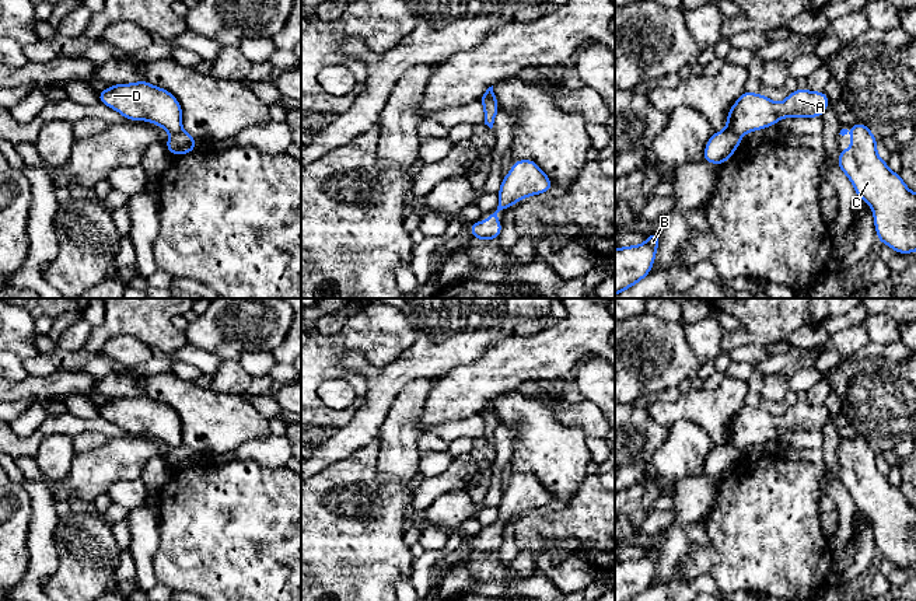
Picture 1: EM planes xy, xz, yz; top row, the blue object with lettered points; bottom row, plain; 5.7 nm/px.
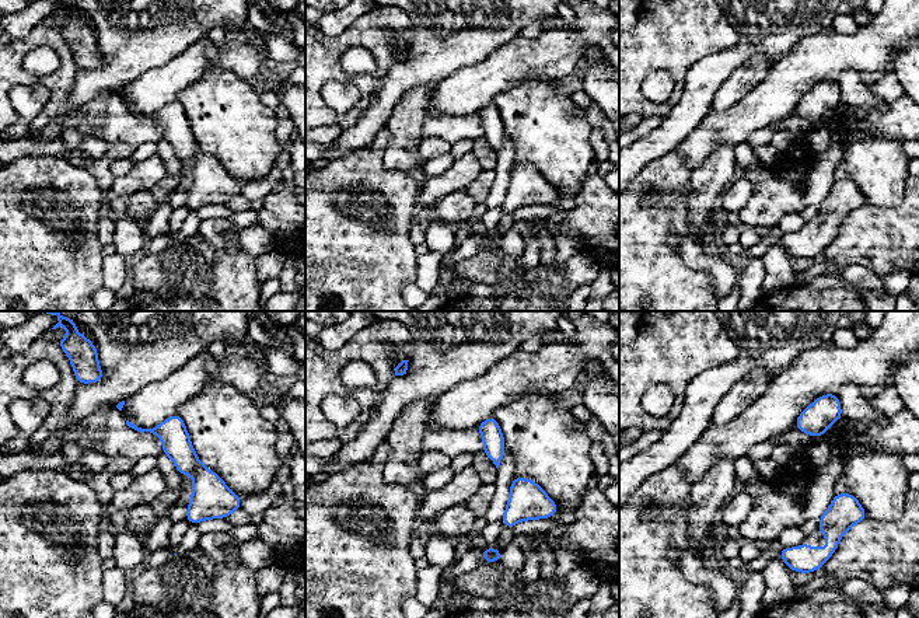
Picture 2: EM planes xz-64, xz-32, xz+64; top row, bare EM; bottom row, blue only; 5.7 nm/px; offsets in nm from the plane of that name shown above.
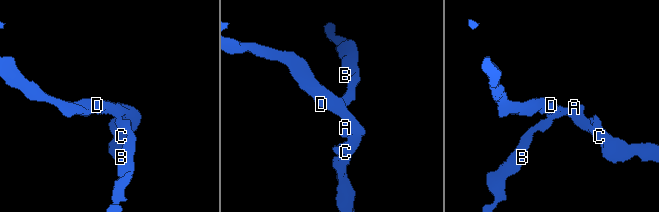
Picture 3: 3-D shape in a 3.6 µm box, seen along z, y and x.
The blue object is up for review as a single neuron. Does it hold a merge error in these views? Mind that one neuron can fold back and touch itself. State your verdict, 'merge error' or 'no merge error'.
merge error

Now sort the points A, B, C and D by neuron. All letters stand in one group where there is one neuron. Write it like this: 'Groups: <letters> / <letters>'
Groups: A C D / B

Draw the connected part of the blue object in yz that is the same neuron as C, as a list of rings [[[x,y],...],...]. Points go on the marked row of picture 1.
[[[864,123],[849,130],[852,147],[839,150],[838,165],[871,206],[878,241],[909,255],[916,251],[916,193],[878,157],[875,136]]]

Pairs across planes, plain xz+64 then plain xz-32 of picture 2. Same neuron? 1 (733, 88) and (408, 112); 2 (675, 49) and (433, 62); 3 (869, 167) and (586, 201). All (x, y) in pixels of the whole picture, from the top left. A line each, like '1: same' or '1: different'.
1: same
2: different
3: different

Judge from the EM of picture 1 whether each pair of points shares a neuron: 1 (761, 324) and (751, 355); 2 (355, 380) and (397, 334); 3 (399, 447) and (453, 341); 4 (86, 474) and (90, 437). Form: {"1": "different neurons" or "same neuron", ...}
{"1": "different neurons", "2": "same neuron", "3": "different neurons", "4": "different neurons"}

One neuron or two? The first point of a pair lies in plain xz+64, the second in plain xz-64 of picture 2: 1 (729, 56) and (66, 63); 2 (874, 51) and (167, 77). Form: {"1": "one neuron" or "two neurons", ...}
{"1": "two neurons", "2": "one neuron"}

